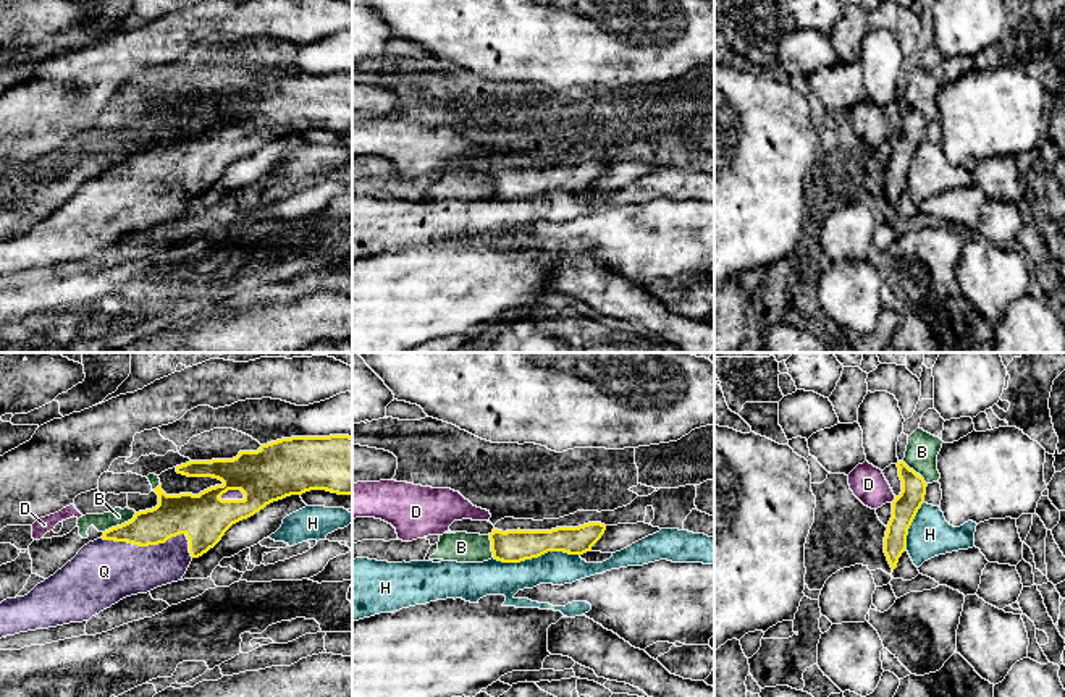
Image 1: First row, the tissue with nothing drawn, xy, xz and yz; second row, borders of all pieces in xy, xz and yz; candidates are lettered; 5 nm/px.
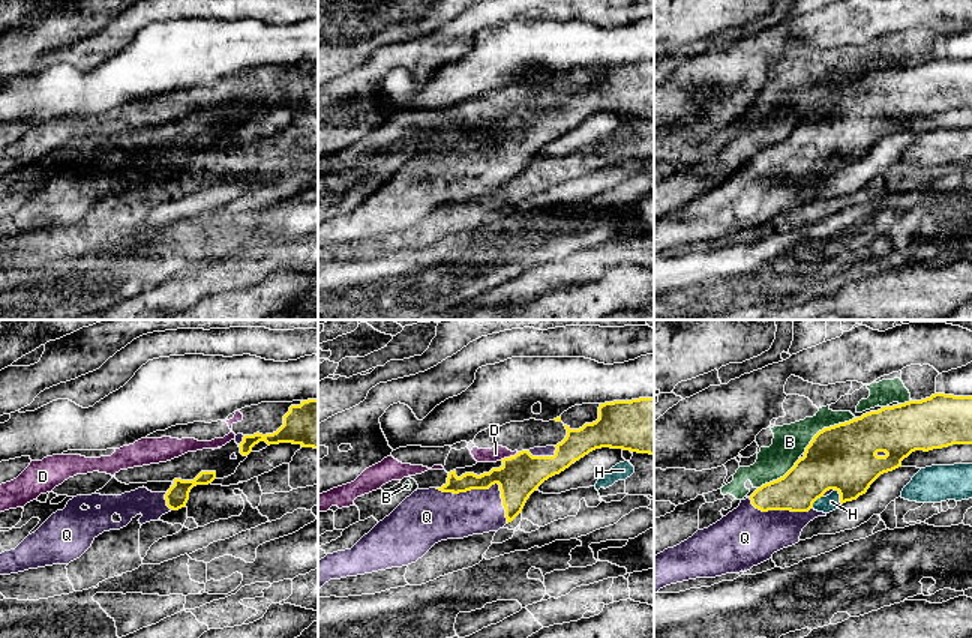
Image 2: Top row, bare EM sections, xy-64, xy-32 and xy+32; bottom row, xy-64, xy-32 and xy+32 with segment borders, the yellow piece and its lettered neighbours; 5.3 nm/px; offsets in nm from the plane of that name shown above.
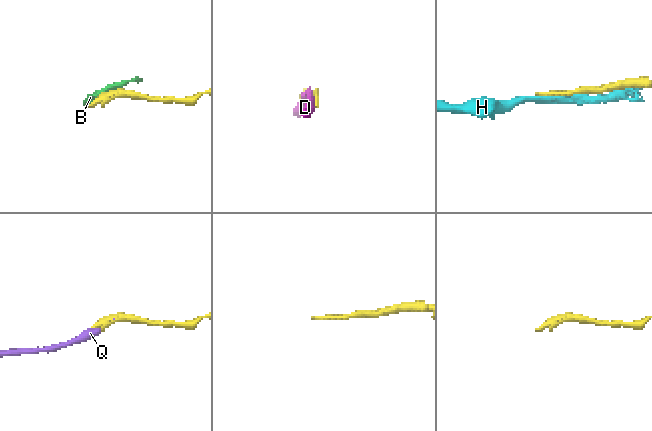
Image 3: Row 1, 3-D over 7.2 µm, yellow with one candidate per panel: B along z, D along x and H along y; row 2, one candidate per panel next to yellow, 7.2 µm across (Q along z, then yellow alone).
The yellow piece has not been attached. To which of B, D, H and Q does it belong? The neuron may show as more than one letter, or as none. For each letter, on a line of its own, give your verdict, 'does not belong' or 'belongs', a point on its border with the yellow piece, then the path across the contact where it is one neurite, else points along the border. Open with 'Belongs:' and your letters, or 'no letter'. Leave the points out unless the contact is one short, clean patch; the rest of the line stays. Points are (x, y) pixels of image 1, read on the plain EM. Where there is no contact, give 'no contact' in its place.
Belongs: Q
B: does not belong | xy (122, 162)
D: does not belong | yz (894, 138)
H: does not belong | xz (535, 194)
Q: belongs | xy (154, 181)

